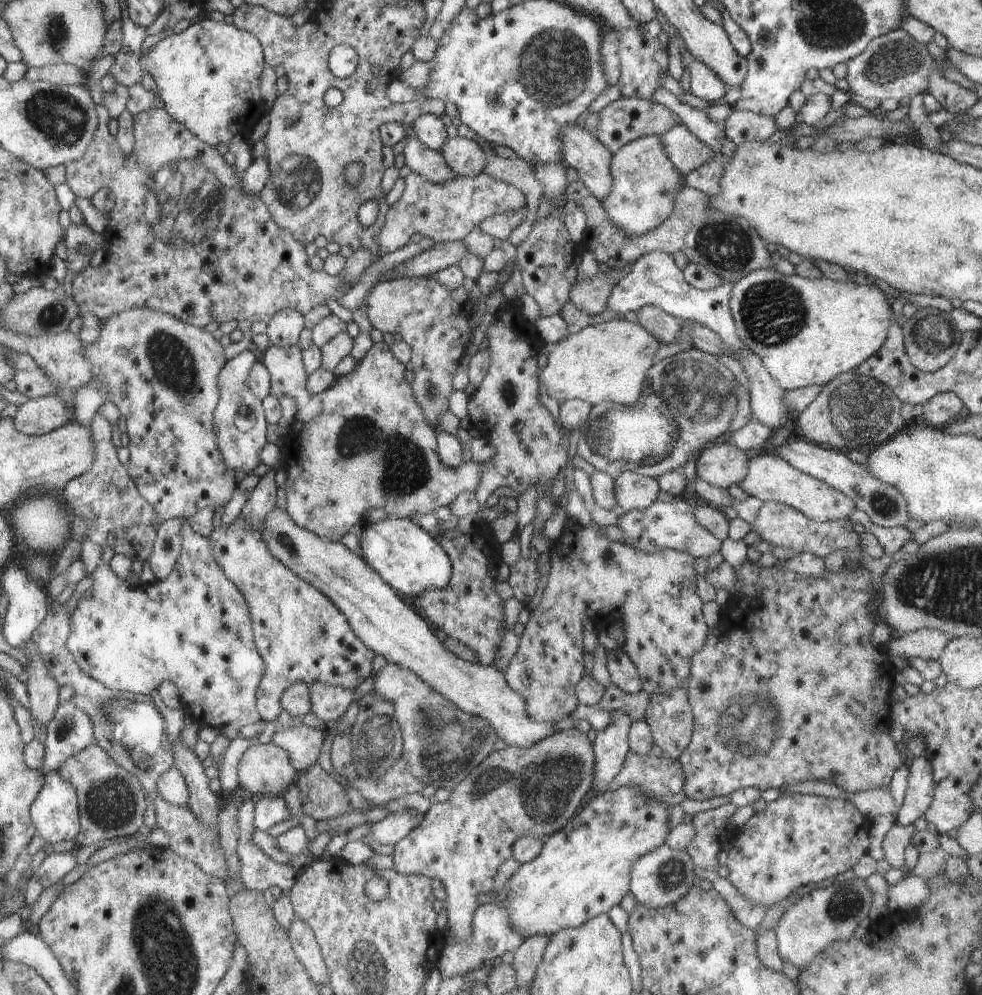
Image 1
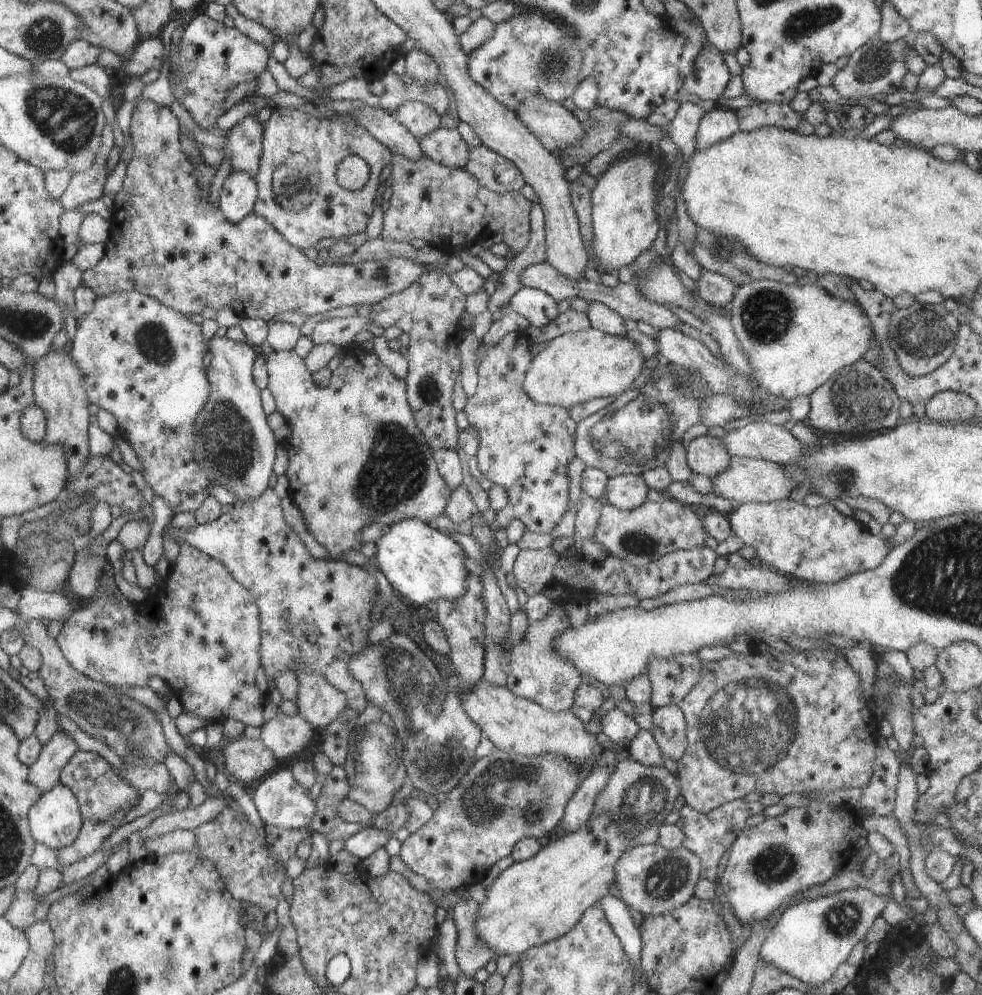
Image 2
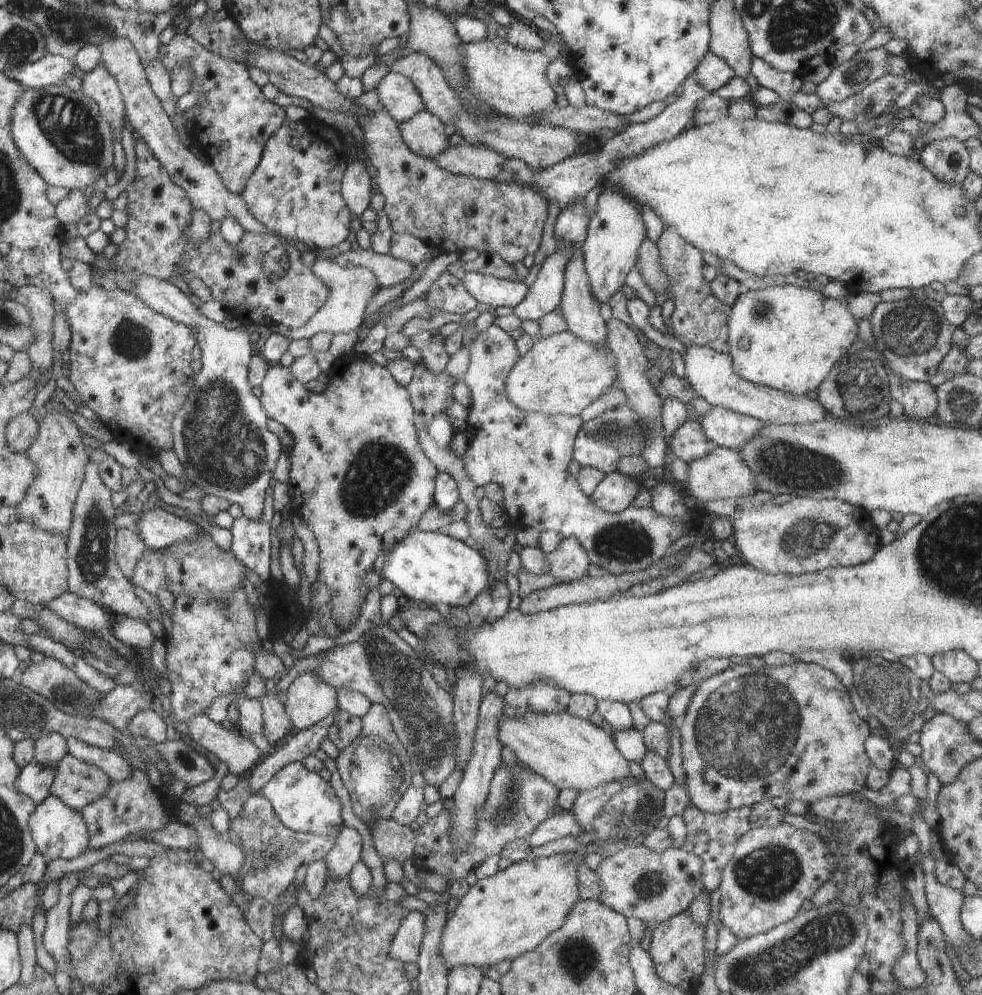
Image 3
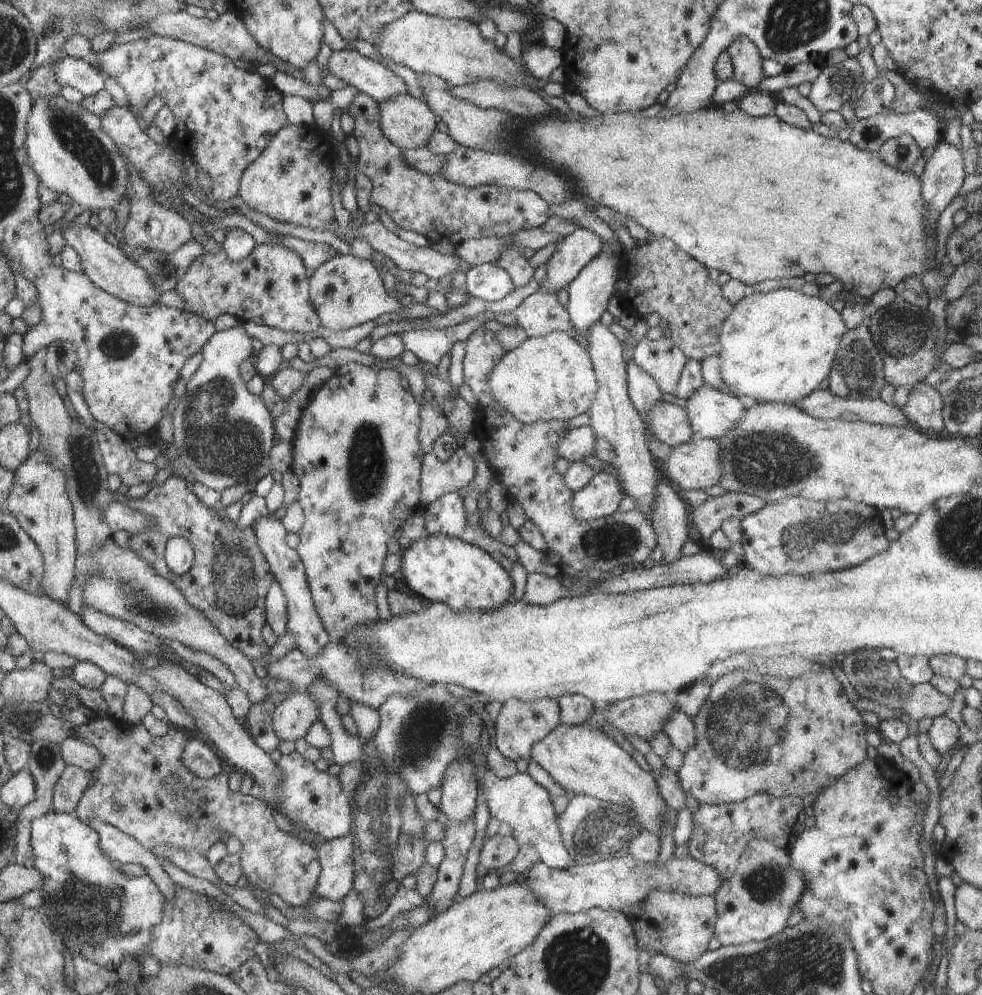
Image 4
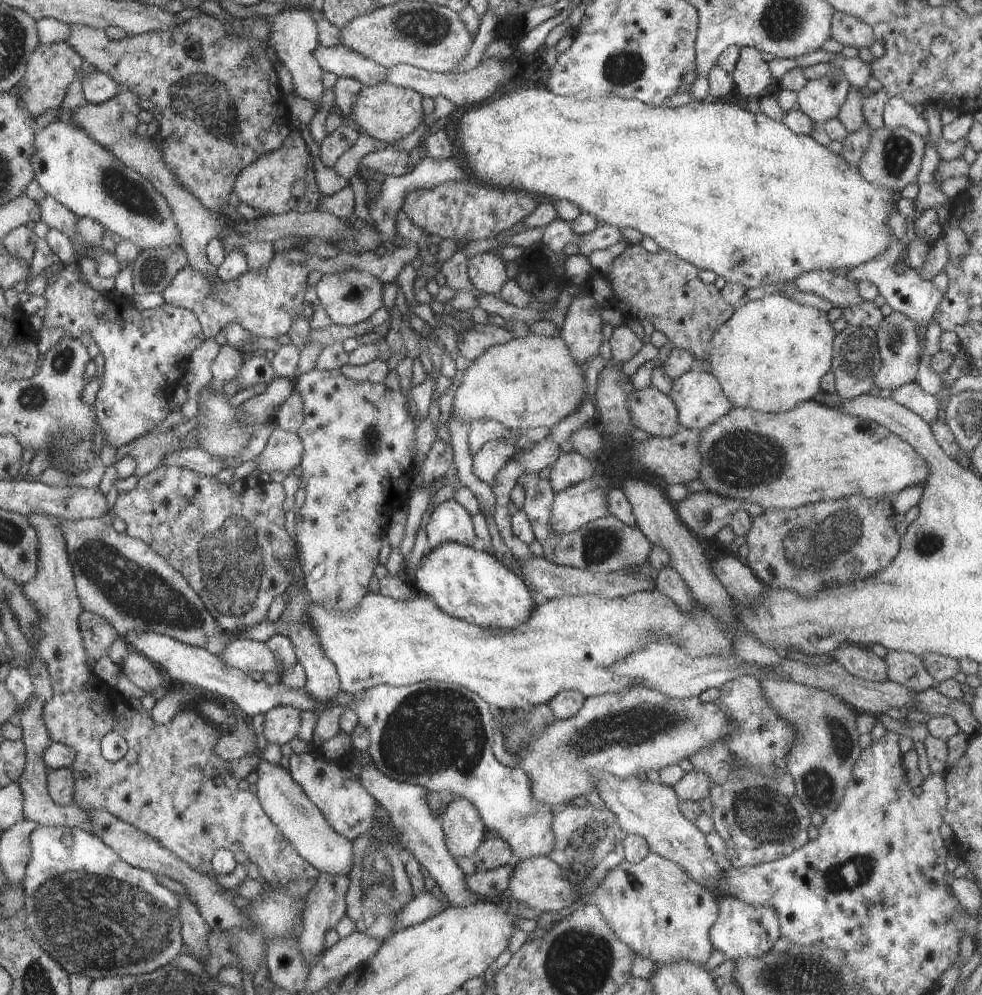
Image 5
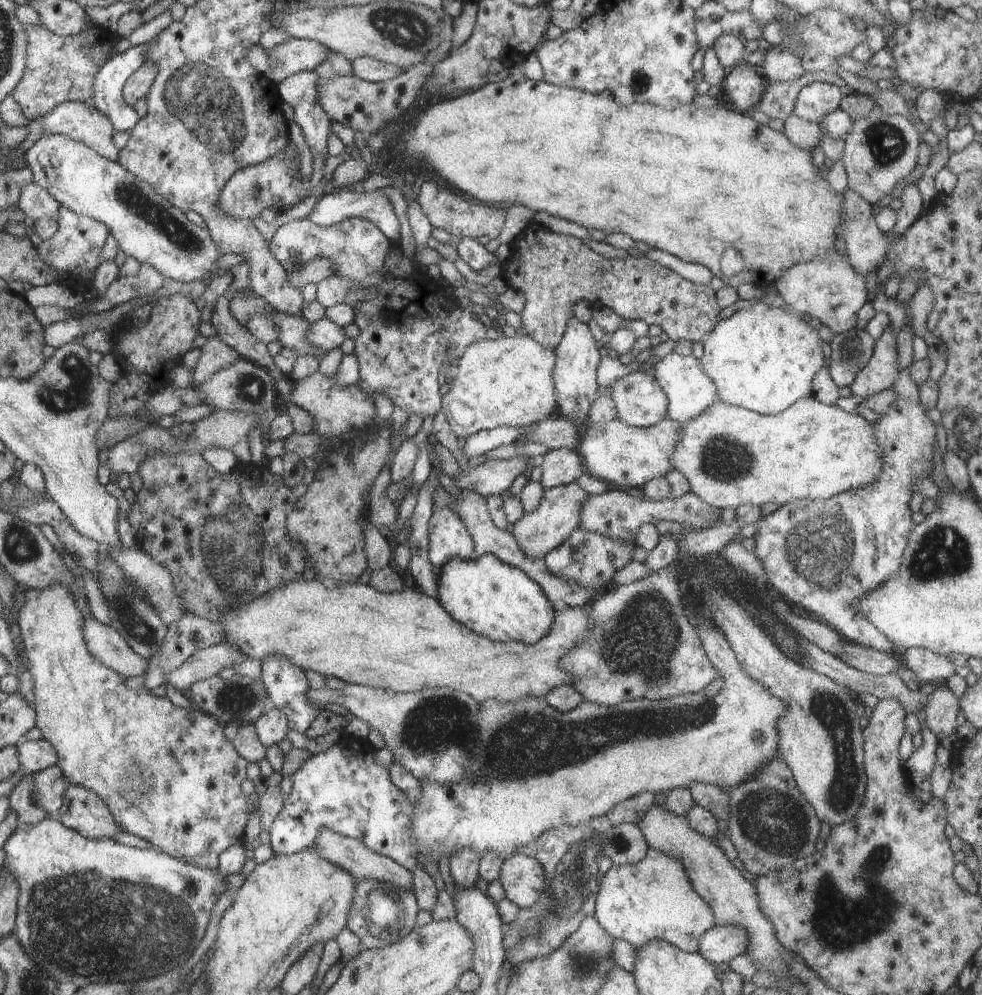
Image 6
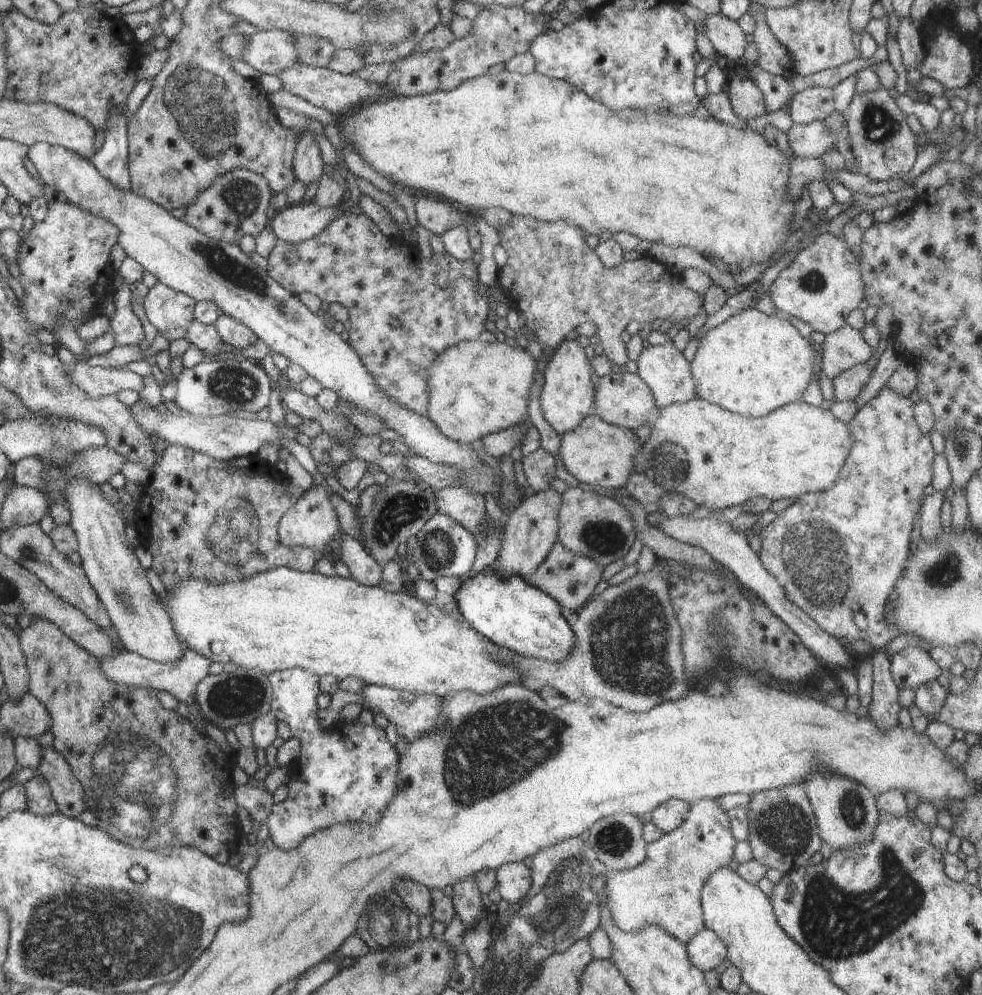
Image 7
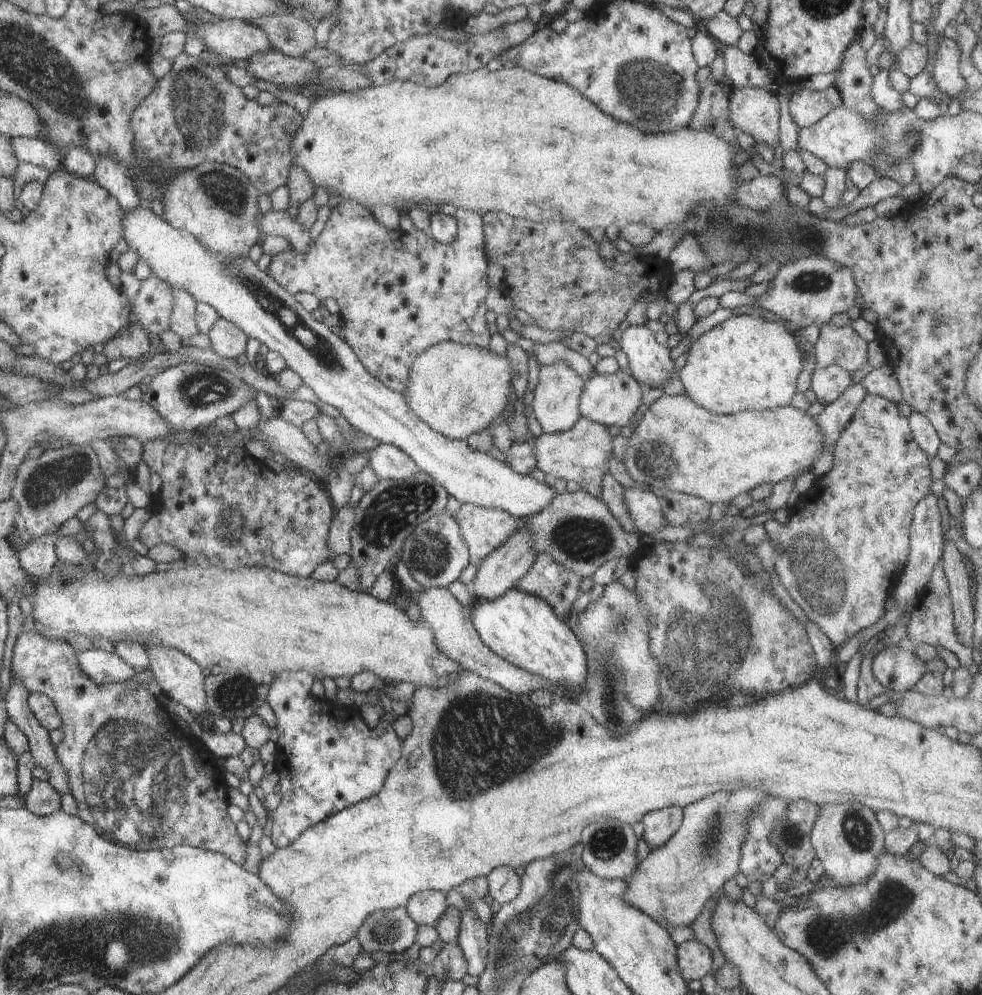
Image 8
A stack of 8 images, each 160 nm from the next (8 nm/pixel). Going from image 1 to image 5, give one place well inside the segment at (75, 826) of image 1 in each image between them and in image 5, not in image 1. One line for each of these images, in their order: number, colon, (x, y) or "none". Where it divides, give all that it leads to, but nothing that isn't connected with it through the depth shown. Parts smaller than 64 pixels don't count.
2: (54, 821)
3: (59, 832)
4: (91, 905)
5: (93, 914)

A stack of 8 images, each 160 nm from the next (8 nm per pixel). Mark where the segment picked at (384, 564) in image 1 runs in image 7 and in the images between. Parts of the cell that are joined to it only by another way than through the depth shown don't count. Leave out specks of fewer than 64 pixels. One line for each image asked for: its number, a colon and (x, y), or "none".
2: (422, 564)
3: (426, 566)
4: (443, 569)
5: (467, 582)
6: (491, 598)
7: (515, 615)

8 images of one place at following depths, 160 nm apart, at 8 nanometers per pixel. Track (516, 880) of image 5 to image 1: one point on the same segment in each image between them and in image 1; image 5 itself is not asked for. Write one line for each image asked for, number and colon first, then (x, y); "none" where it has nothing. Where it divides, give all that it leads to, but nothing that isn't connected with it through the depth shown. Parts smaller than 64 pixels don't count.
1: (658, 879)
2: (653, 880)
3: (638, 883)
4: (617, 883)

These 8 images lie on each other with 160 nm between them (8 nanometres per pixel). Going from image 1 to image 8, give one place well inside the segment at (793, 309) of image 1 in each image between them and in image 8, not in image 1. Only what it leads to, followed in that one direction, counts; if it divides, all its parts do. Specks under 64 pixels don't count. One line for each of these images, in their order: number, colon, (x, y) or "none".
2: (796, 337)
3: (787, 338)
4: (777, 347)
5: (771, 354)
6: (763, 358)
7: (752, 363)
8: (748, 361)

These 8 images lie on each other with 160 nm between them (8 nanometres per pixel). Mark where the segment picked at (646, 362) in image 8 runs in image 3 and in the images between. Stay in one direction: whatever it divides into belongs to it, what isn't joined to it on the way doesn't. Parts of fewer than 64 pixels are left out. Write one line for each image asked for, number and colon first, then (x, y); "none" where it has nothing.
3: (726, 428)
4: (710, 412)
5: (699, 399)
6: (688, 391)
7: (663, 368)

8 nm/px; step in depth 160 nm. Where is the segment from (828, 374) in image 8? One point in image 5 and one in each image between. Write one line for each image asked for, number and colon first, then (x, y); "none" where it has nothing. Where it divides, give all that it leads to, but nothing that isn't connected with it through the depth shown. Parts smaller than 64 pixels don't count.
5: (899, 344)
6: (879, 374)
7: (848, 385)

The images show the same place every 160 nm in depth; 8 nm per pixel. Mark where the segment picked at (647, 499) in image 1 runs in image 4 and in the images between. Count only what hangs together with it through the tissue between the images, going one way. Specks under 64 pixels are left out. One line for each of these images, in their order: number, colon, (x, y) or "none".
2: (626, 492)
3: (616, 492)
4: (601, 497)

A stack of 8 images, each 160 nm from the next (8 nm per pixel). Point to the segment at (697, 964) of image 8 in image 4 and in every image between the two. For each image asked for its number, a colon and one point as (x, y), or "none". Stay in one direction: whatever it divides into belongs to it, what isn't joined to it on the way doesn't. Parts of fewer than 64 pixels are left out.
4: (754, 905)
5: (741, 931)
6: (721, 944)
7: (705, 950)

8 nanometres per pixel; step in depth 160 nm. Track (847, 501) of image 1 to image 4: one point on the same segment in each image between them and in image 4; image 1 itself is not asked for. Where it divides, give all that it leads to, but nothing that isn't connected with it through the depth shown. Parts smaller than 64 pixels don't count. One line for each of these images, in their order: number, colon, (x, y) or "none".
2: (745, 480)
3: (721, 474)
4: (692, 466)

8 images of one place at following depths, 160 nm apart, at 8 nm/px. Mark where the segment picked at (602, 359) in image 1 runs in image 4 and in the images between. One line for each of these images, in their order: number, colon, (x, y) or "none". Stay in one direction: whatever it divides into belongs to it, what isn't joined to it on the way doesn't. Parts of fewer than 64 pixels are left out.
2: (577, 367)
3: (561, 375)
4: (547, 378)

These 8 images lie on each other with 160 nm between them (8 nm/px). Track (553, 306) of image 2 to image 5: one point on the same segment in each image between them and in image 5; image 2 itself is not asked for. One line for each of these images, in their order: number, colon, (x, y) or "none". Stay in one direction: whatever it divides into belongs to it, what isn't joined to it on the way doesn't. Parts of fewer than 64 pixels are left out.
3: (484, 289)
4: (489, 282)
5: (487, 271)

